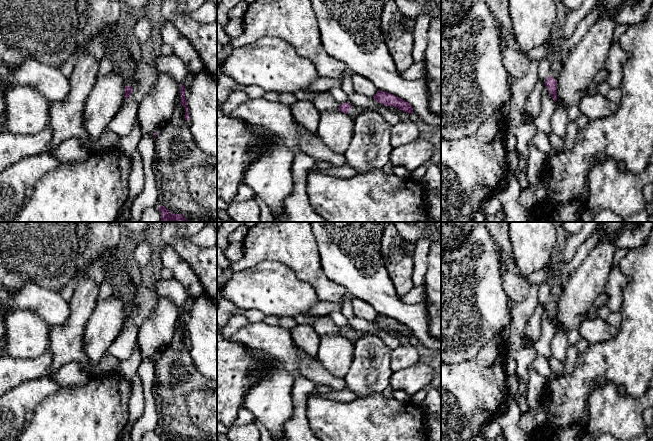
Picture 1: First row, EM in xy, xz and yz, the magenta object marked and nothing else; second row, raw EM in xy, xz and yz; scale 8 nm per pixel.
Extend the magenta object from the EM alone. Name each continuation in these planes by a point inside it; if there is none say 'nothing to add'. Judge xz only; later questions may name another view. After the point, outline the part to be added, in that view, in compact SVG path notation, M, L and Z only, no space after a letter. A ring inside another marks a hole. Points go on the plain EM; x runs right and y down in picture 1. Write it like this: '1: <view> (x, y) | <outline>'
1: xz (354, 335) | M351 328L351 332L348 334L347 339L352 343L355 343L357 340L365 337L367 334L364 332L360 332L356 329Z

